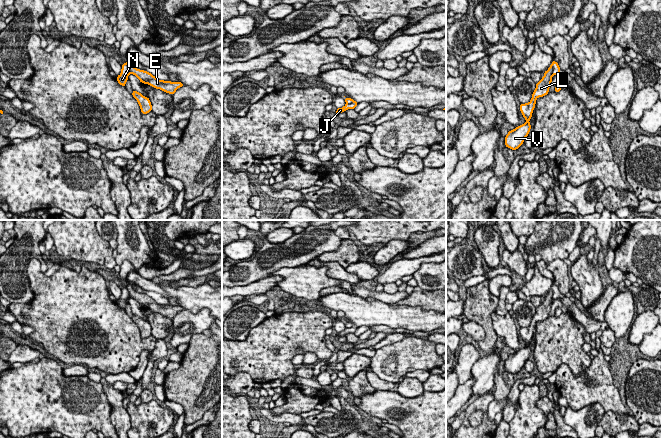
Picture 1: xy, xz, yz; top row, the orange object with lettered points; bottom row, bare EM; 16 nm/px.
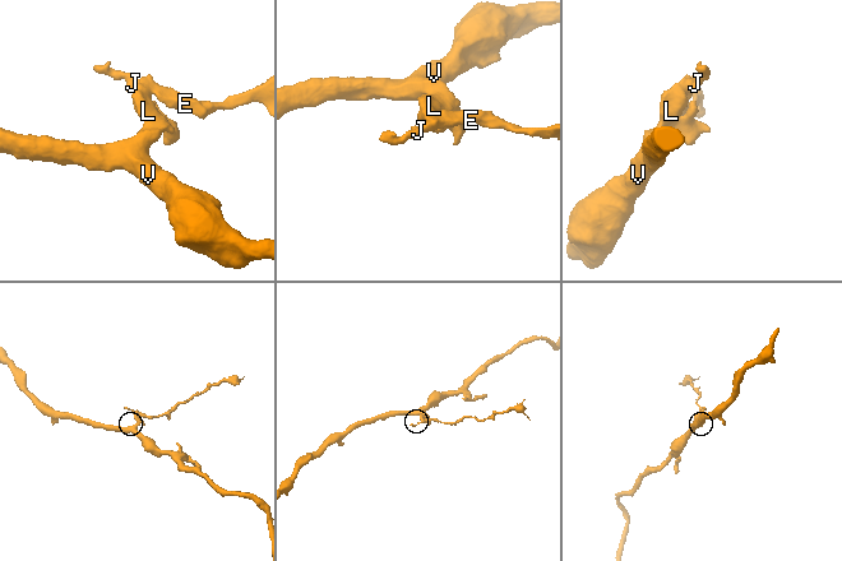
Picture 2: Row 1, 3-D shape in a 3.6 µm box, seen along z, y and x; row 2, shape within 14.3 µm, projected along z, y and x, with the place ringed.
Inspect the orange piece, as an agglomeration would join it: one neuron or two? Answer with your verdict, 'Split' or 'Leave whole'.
Split

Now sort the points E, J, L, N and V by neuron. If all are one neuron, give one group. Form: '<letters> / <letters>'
E J / L N V

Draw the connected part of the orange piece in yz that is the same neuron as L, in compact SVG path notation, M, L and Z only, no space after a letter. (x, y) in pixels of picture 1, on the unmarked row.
M549 290L548 294L544 296L544 300L536 307L536 312L532 318L529 327L520 328L520 335L526 346L513 354L510 354L505 361L505 370L511 374L517 374L524 367L525 362L529 359L533 334L535 332L538 321L546 320L549 317L553 300L553 291Z

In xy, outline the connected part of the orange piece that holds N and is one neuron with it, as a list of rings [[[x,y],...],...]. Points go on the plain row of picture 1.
[[[127,287],[122,288],[121,298],[117,300],[116,304],[121,310],[126,309],[126,306],[128,304],[129,300],[129,291],[127,290]]]

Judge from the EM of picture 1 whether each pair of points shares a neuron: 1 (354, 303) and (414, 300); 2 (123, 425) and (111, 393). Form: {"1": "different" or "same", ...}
{"1": "different", "2": "same"}

